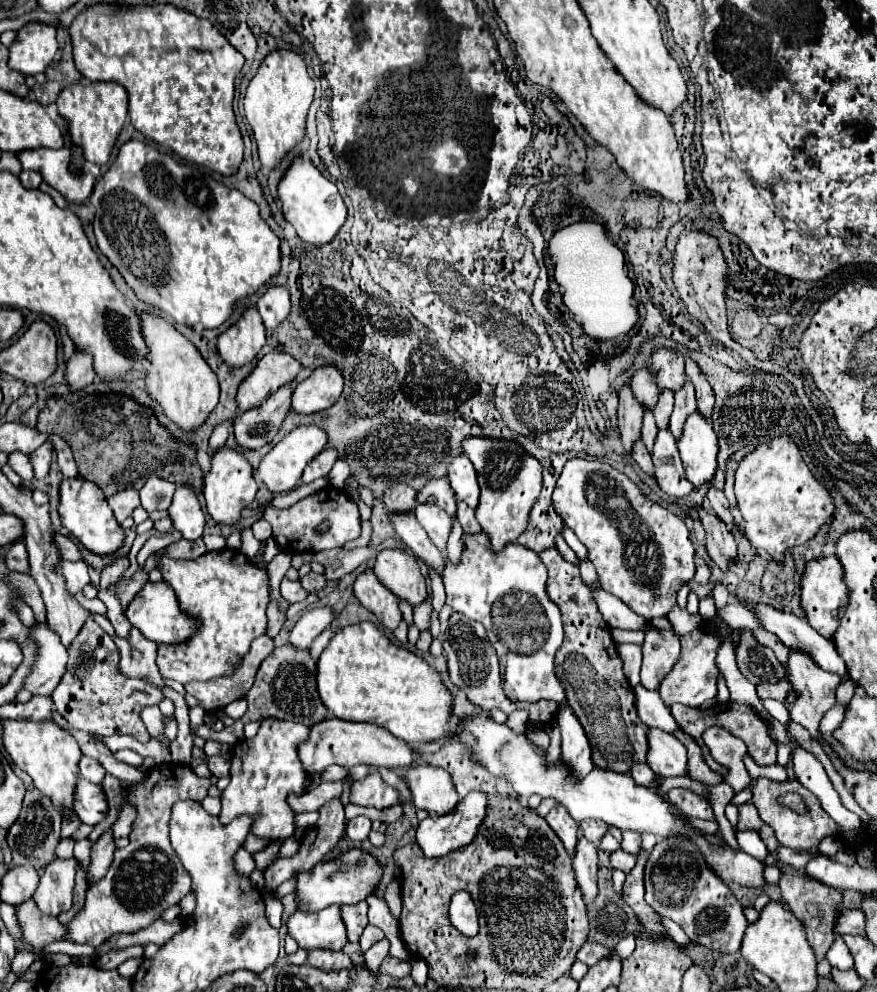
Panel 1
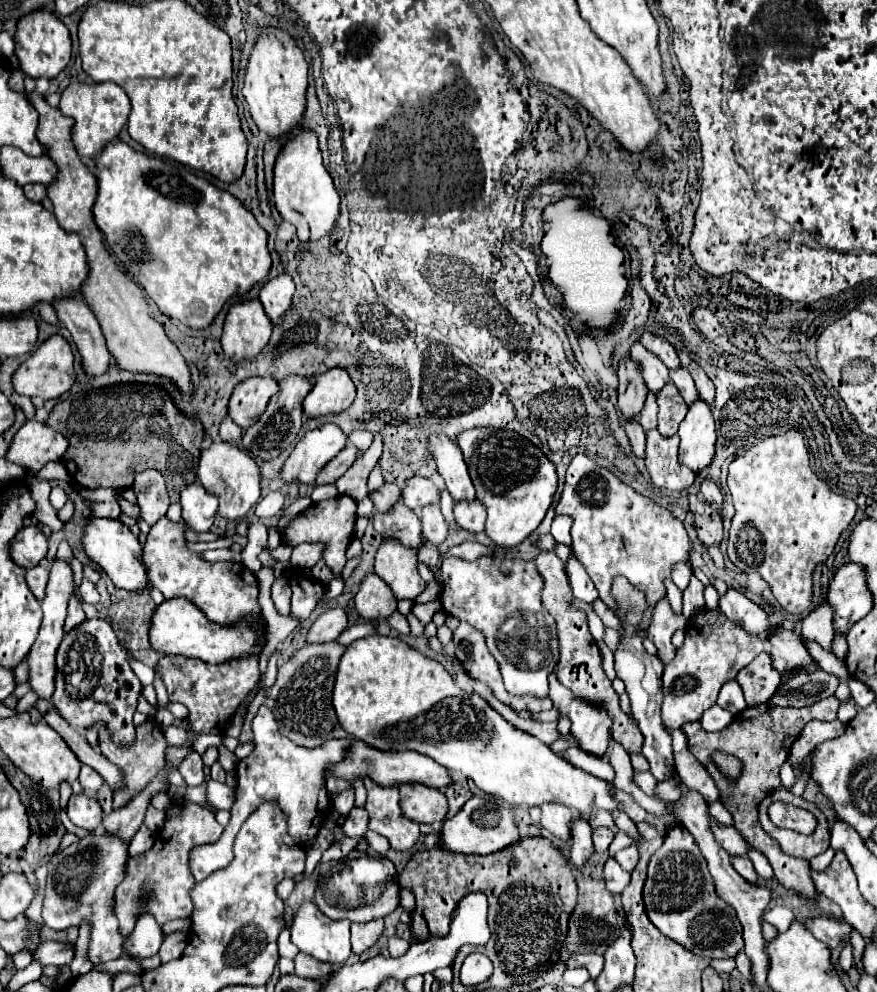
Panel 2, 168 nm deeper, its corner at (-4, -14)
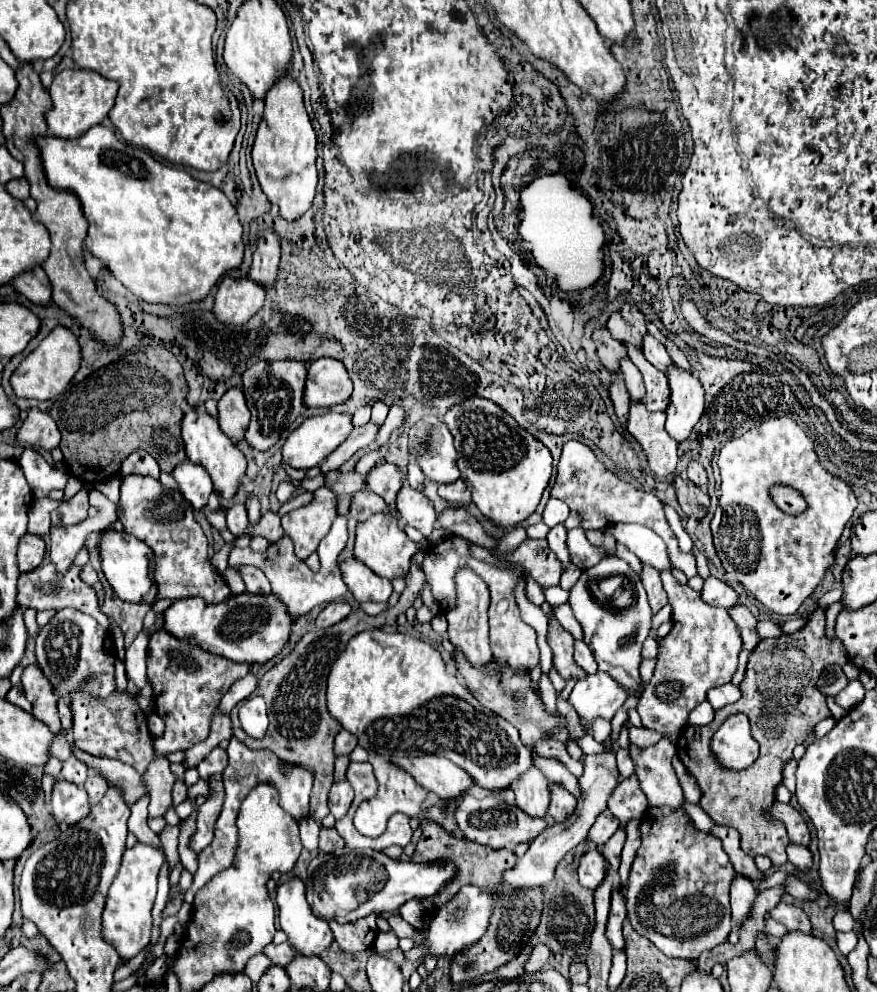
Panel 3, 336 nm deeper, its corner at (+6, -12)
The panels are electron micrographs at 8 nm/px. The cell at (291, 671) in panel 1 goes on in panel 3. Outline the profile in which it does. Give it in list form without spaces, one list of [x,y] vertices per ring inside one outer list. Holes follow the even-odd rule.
[[[393,608],[375,618],[365,614],[363,610],[355,610],[335,626],[329,626],[325,630],[307,632],[297,642],[297,646],[293,648],[293,652],[289,656],[285,656],[279,664],[275,664],[267,674],[261,676],[257,690],[253,692],[267,700],[267,710],[269,710],[267,734],[261,740],[253,740],[253,738],[249,740],[249,736],[239,726],[239,720],[233,720],[233,734],[249,748],[269,748],[283,760],[313,770],[309,816],[315,822],[321,822],[329,814],[327,794],[333,784],[333,760],[335,760],[333,740],[335,740],[335,734],[341,730],[341,724],[327,712],[327,706],[325,706],[327,676],[329,676],[333,662],[339,656],[339,642],[341,642],[341,652],[343,652],[347,642],[355,634],[359,634],[363,630],[395,626],[395,618],[397,618],[397,612]]]

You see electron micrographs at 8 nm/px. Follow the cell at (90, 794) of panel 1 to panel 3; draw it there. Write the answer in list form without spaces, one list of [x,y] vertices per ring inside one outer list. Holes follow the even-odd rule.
[[[59,778],[53,784],[51,792],[51,812],[57,822],[65,824],[77,824],[89,814],[89,800],[87,792],[81,786],[75,786],[71,782],[65,782]]]

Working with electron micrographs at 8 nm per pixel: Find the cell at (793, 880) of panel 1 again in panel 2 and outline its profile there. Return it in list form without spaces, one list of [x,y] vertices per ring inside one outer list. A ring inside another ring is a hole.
[[[835,696],[819,700],[807,708],[777,708],[775,704],[765,702],[765,704],[745,708],[743,712],[739,712],[735,716],[735,720],[727,728],[723,728],[721,732],[705,732],[699,722],[687,722],[681,728],[685,732],[685,736],[689,738],[689,742],[687,742],[689,752],[707,768],[707,772],[715,780],[717,788],[721,790],[723,804],[733,814],[735,828],[739,828],[741,836],[747,840],[747,844],[751,844],[751,848],[755,848],[767,856],[769,864],[773,866],[775,878],[779,880],[781,886],[795,890],[801,898],[805,898],[807,902],[813,902],[813,904],[817,902],[817,890],[815,890],[813,880],[809,876],[809,862],[801,860],[801,858],[787,856],[779,848],[777,840],[773,840],[769,834],[765,834],[765,830],[761,828],[759,818],[757,818],[757,806],[765,798],[765,794],[769,794],[771,790],[775,790],[781,784],[781,778],[779,778],[781,764],[787,760],[791,744],[795,742],[795,738],[799,736],[803,726],[811,720],[823,720],[823,722],[835,720],[837,708],[839,708],[839,700]],[[715,750],[723,750],[723,752],[729,752],[729,754],[735,754],[737,758],[741,758],[743,772],[741,772],[737,782],[729,782],[717,770],[717,766],[711,760],[711,754]]]

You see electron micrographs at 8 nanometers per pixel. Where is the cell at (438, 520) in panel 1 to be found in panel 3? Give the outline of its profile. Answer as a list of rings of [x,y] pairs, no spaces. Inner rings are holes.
[[[403,486],[397,492],[397,512],[405,524],[417,528],[425,538],[435,528],[435,518],[437,518],[435,508],[431,500],[417,488]]]

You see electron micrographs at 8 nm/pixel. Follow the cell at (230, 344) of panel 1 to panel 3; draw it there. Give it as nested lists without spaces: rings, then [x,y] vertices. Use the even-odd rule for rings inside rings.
[[[225,276],[215,294],[213,312],[225,324],[245,324],[263,306],[265,286],[257,286],[249,276]]]

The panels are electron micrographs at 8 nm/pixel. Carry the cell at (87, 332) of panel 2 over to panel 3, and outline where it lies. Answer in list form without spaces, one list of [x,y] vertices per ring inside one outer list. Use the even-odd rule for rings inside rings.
[[[41,266],[29,270],[29,274],[23,274],[21,278],[13,278],[11,286],[35,304],[45,306],[51,302],[51,282]]]

